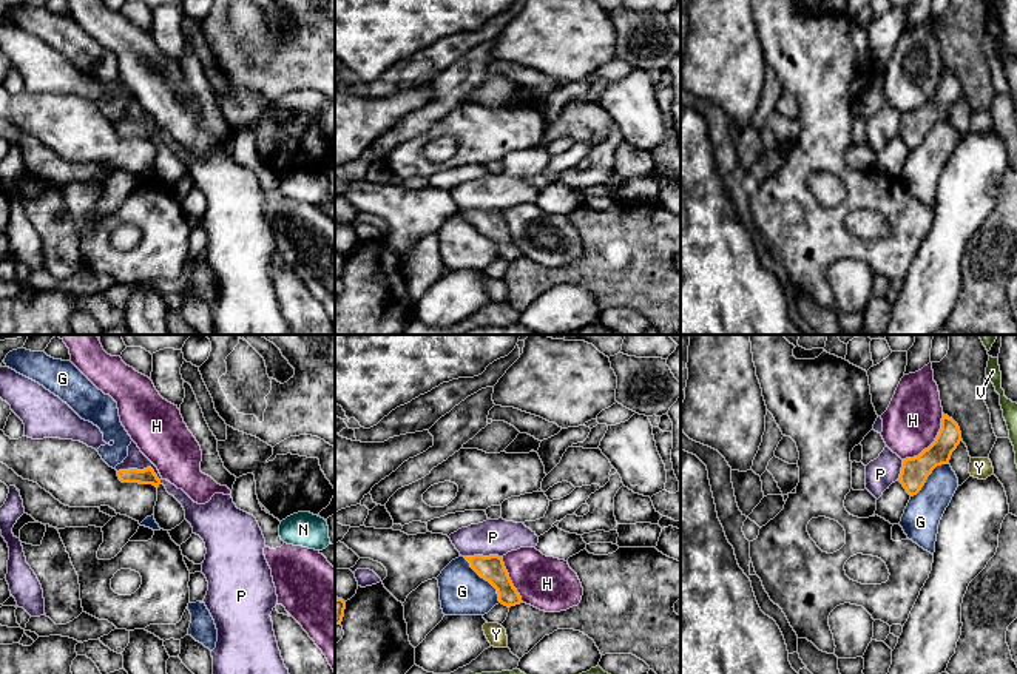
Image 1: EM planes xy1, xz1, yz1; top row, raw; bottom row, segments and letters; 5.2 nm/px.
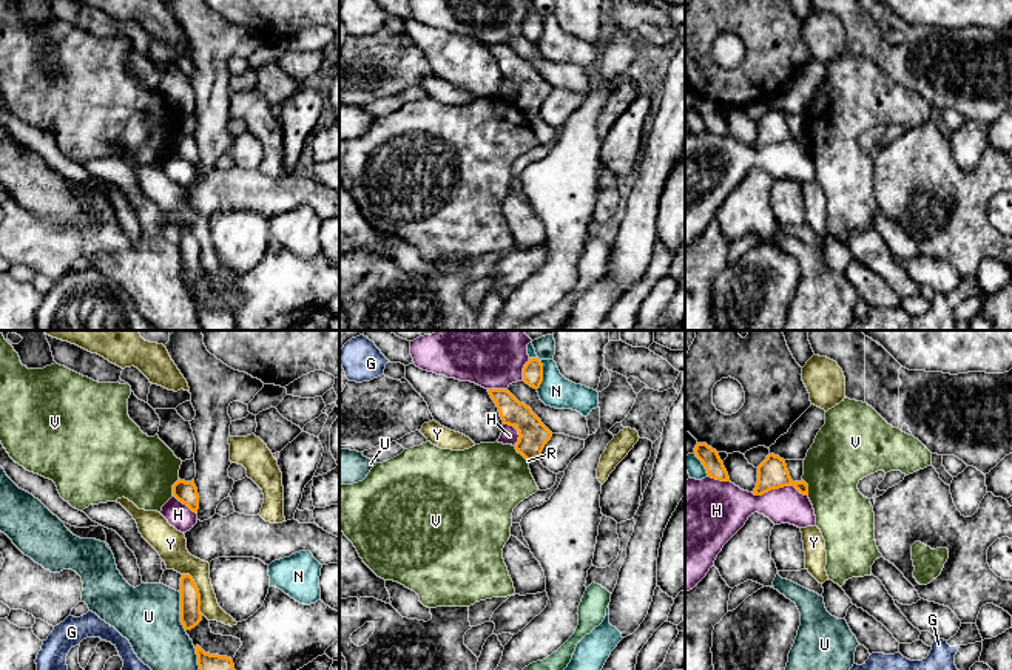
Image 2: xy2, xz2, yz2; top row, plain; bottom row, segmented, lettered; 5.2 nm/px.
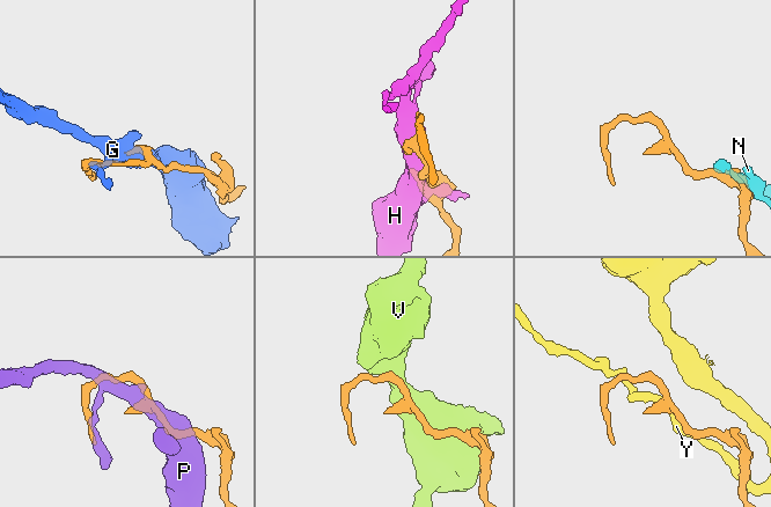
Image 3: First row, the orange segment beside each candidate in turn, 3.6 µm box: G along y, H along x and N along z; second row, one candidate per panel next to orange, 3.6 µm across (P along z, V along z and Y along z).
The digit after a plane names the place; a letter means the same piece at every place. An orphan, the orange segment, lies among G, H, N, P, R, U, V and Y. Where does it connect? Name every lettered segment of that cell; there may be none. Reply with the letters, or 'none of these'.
R

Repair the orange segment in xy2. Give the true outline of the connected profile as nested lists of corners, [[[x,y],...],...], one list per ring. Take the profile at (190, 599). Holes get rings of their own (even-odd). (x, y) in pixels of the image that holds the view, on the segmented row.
[[[190,574],[180,577],[180,622],[185,630],[194,628],[202,621],[201,594]]]

